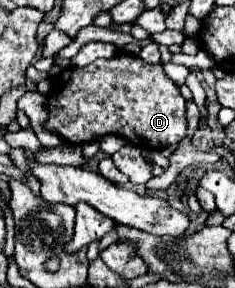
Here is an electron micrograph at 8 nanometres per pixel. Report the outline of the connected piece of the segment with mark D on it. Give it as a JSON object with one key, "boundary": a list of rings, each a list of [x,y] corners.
{"boundary":[[[118,52],[108,60],[100,58],[84,68],[66,68],[52,80],[44,128],[72,144],[98,142],[106,134],[118,134],[142,150],[162,150],[170,144],[178,144],[186,134],[186,100],[178,86],[166,76],[162,64],[146,64],[140,56]]]}

